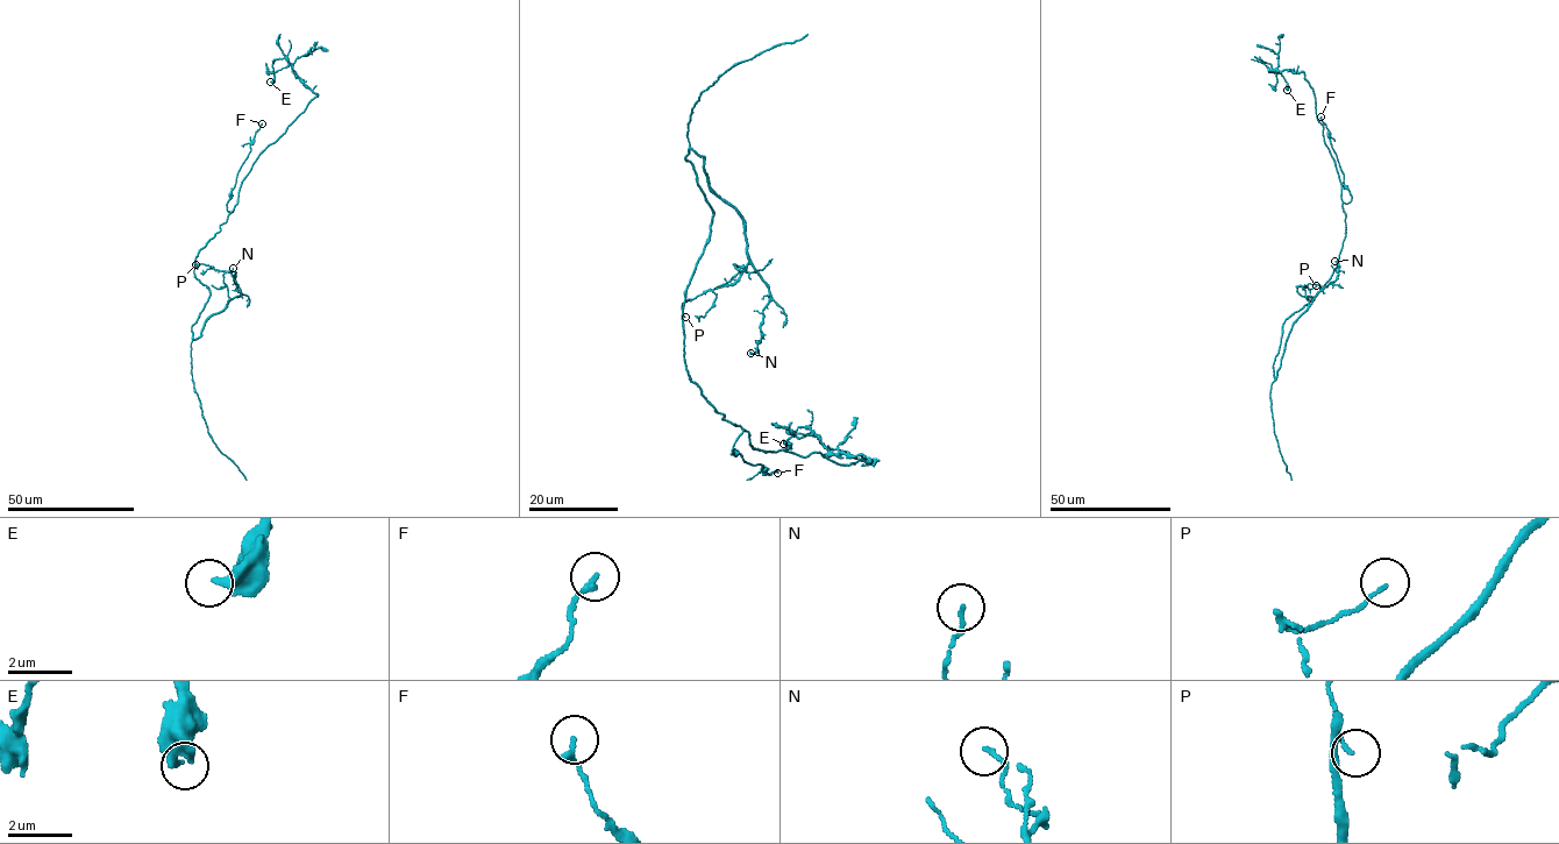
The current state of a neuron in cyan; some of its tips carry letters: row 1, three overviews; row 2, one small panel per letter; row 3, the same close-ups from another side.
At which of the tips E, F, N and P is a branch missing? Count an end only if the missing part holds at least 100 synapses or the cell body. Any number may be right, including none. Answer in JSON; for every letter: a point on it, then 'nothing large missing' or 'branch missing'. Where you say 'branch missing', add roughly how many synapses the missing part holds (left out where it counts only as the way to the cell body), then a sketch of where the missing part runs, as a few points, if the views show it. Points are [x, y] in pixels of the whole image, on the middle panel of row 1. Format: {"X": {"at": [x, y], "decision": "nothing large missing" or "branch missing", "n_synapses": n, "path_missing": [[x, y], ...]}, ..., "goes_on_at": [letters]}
{"E": {"at": [783, 444], "decision": "nothing large missing"}, "F": {"at": [777, 473], "decision": "nothing large missing"}, "N": {"at": [750, 353], "decision": "nothing large missing"}, "P": {"at": [685, 317], "decision": "nothing large missing"}, "goes_on_at": []}

